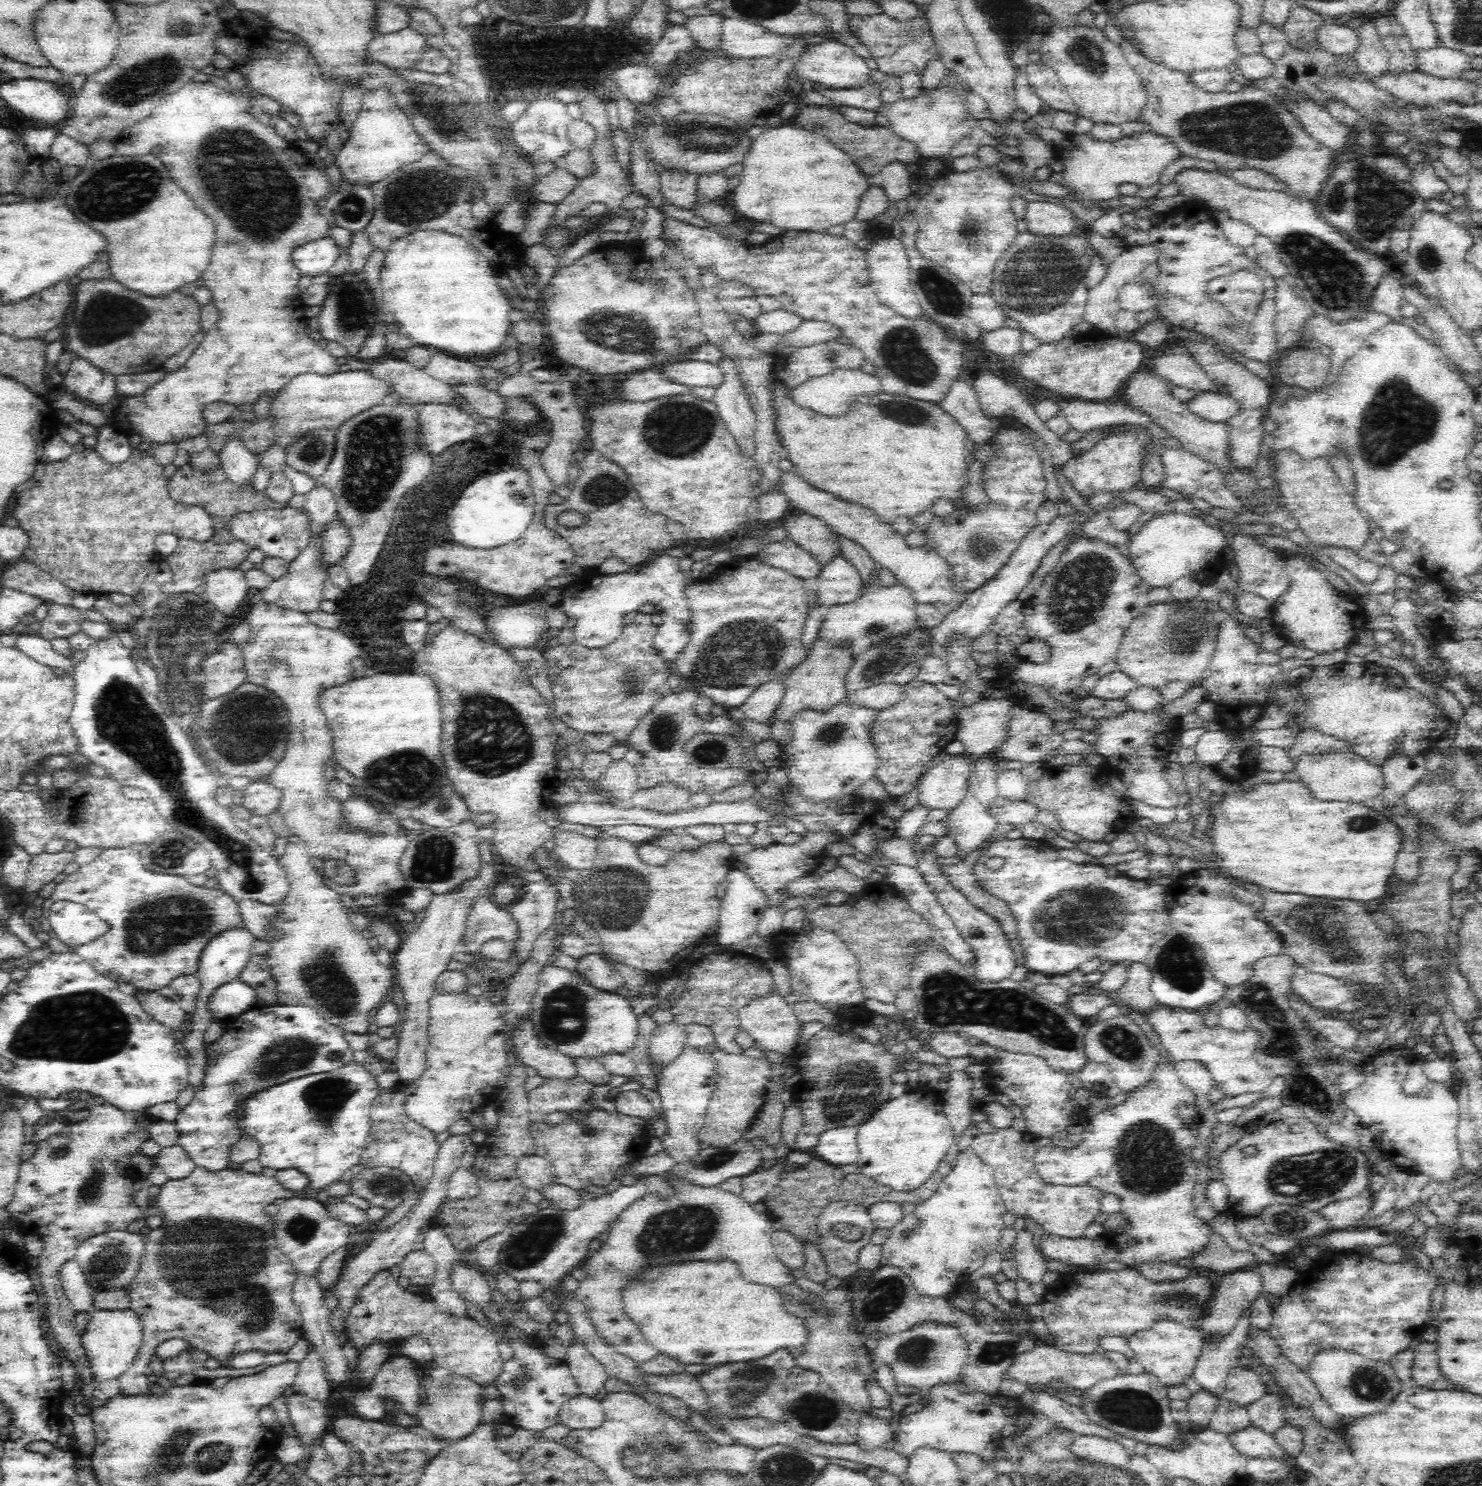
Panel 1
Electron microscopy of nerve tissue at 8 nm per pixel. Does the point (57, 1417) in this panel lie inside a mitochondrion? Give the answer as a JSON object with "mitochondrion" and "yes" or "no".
{"mitochondrion":"no"}

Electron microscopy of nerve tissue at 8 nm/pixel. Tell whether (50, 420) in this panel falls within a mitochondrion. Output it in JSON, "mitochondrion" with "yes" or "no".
{"mitochondrion":"no"}

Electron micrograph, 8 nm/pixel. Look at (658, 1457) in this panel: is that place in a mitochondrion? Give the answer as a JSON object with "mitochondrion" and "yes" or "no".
{"mitochondrion":"yes"}

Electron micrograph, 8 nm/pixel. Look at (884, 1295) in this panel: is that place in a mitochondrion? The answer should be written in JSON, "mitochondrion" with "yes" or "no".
{"mitochondrion":"yes"}

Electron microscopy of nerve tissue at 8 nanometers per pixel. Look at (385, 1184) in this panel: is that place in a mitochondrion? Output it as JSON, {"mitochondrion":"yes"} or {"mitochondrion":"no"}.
{"mitochondrion":"yes"}

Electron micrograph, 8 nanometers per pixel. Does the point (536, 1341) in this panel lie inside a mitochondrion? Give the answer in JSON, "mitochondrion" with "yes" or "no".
{"mitochondrion":"no"}

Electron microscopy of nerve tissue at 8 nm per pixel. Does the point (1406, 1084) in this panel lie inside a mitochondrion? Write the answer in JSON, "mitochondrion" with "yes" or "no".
{"mitochondrion":"no"}

